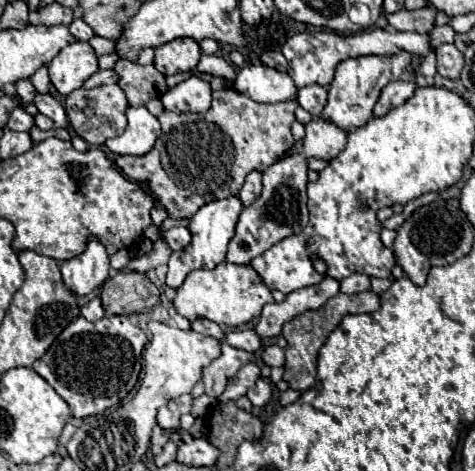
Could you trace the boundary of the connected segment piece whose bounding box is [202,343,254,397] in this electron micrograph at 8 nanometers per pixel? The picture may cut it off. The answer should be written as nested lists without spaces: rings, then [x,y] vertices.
[[[222,343],[222,355],[216,361],[212,361],[208,367],[204,367],[204,373],[202,373],[206,395],[218,397],[226,389],[228,379],[232,379],[236,371],[242,365],[250,363],[252,359],[254,359],[254,353],[234,349],[228,343]]]

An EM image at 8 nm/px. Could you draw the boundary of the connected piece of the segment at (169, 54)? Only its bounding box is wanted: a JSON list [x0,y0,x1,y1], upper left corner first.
[154,37,202,77]

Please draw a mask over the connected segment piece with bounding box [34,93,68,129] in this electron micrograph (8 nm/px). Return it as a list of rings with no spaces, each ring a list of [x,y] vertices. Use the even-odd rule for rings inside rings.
[[[34,93],[34,105],[38,107],[40,113],[54,119],[54,127],[68,129],[68,117],[64,113],[64,107],[54,95],[50,95],[50,93]]]

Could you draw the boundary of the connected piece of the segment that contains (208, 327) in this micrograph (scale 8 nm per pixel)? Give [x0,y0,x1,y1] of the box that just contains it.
[190,319,224,341]

